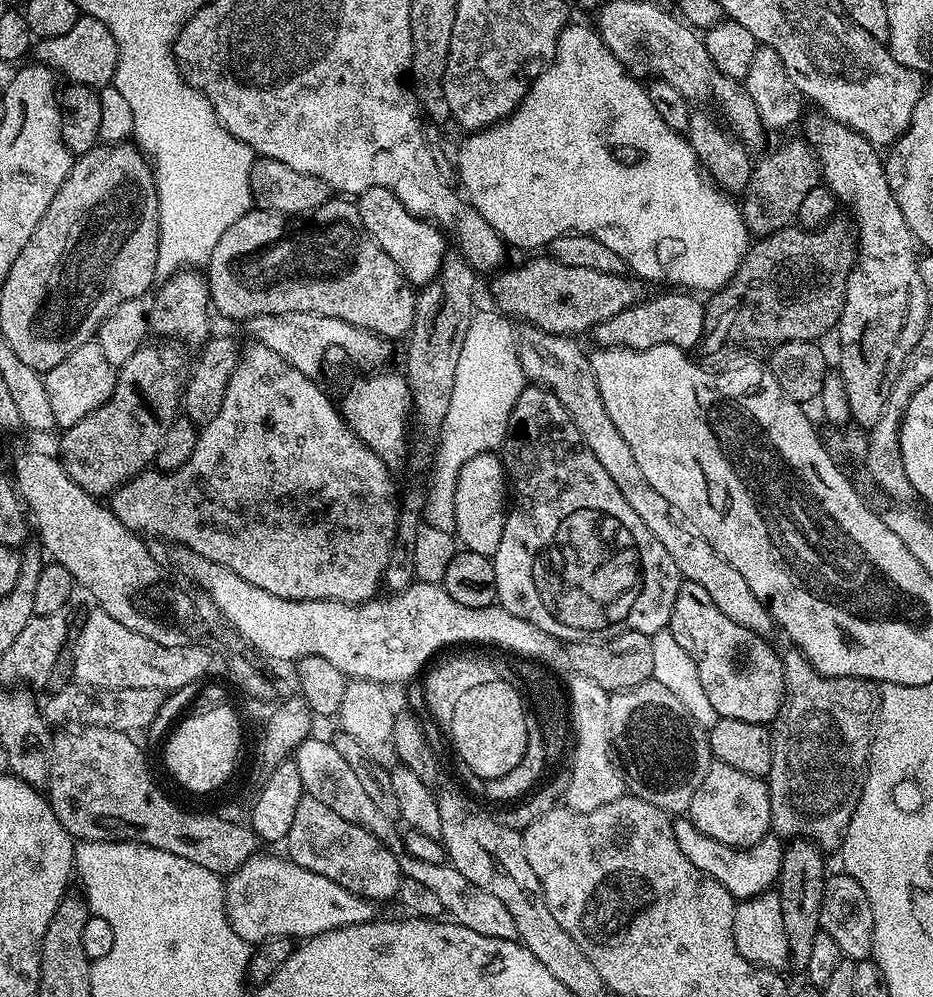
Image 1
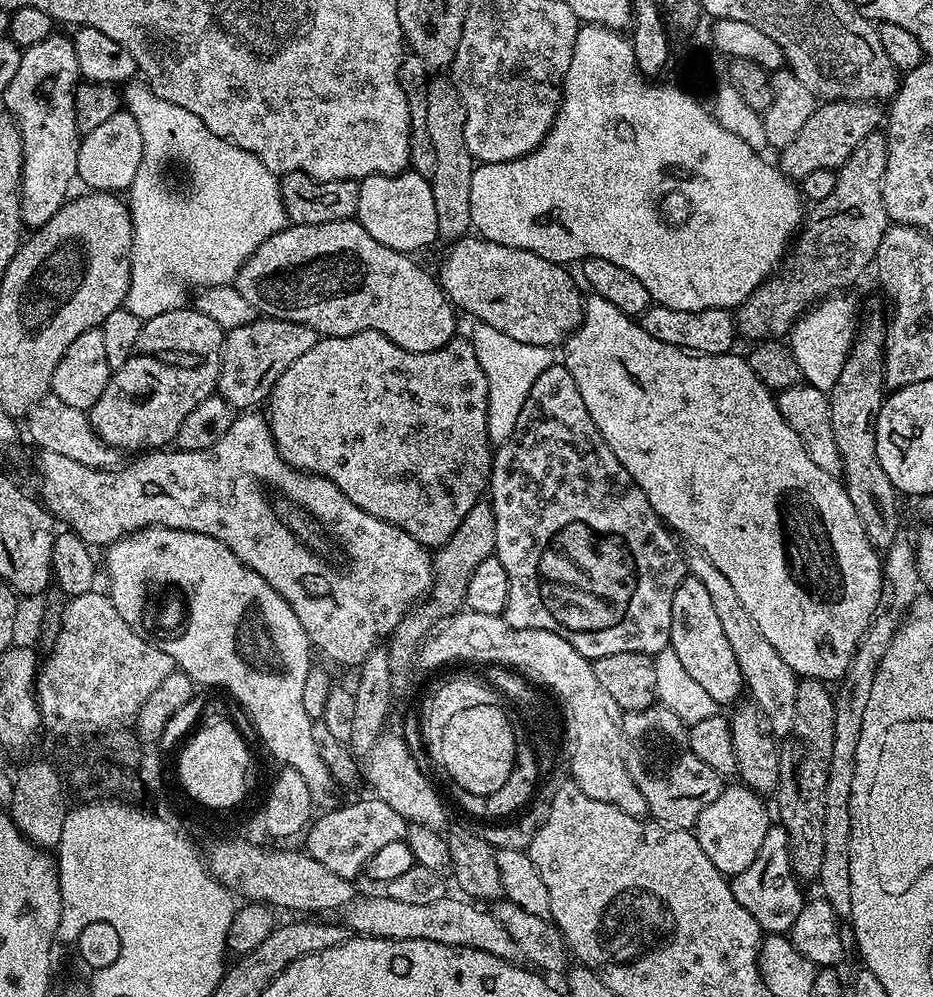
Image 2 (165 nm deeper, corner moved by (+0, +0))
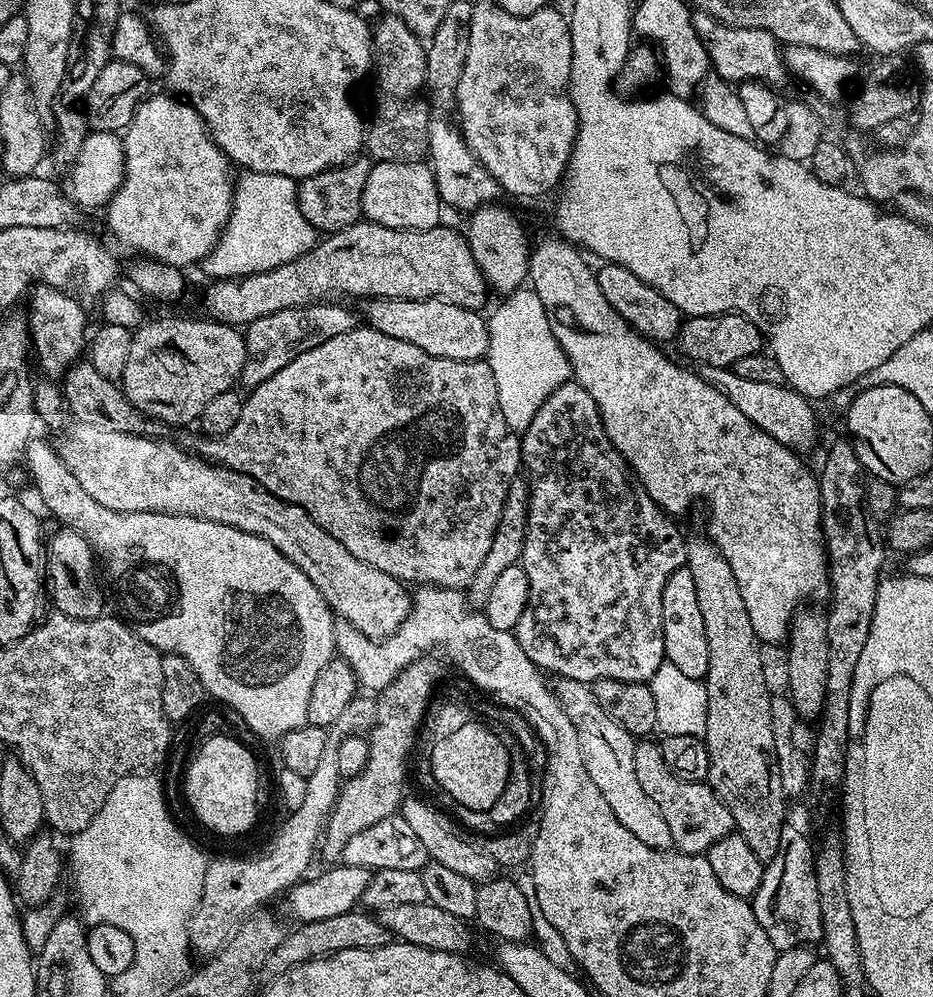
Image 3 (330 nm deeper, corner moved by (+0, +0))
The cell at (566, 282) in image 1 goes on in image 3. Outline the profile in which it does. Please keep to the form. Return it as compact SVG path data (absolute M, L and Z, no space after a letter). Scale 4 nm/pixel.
M361 219L355 224L346 226L342 230L325 235L317 244L314 245L309 252L302 254L297 260L286 262L282 266L278 266L274 270L266 270L258 274L250 274L249 276L241 276L235 280L216 280L204 292L204 308L209 317L220 321L222 324L230 324L233 326L247 326L253 324L258 318L262 318L271 312L278 310L286 310L287 308L302 308L313 302L323 301L331 292L341 292L344 296L364 296L363 298L379 298L382 300L448 300L454 306L462 306L463 308L471 308L473 310L483 309L483 304L487 302L490 289L488 281L485 280L482 270L478 266L478 262L474 262L474 254L470 252L468 245L468 237L463 231L455 232L452 228L444 228L445 226L437 226L427 228L426 230L398 230L390 226L382 226L381 224L373 224L370 220Z

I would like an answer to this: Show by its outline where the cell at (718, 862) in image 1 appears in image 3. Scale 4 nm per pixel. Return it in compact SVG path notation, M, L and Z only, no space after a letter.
M792 822L785 823L778 838L774 858L764 865L762 882L750 898L754 918L766 930L766 938L776 947L777 953L791 948L815 945L822 937L822 909L818 907L818 878L814 844L804 832L799 832Z

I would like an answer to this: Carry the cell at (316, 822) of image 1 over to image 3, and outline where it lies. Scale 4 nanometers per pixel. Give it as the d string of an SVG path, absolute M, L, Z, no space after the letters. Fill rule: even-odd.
M403 815L387 816L380 822L374 822L372 826L366 826L364 830L358 830L358 834L354 834L350 842L346 842L346 850L342 850L340 860L350 866L362 866L369 870L385 868L419 872L428 903L454 914L454 918L471 921L475 917L477 881L457 874L455 870L449 870L448 867L442 866L442 862L429 860L426 846L418 842L414 829L404 821ZM423 864L426 865L425 868L422 867Z

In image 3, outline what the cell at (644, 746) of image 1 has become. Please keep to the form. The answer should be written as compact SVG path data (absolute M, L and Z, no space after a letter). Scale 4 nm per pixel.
M641 739L632 752L632 761L638 786L642 786L646 798L650 798L654 806L658 806L658 814L662 814L662 818L666 818L666 826L670 826L670 838L675 851L699 856L707 853L714 842L733 833L732 815L730 810L726 810L718 794L714 794L714 790L706 782L686 782L675 776L670 766L662 762L662 750L655 739Z

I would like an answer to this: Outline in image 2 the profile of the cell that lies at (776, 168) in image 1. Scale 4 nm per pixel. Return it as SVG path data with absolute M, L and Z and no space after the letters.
M867 100L823 101L799 130L789 146L779 151L778 167L789 179L799 182L811 171L839 169L853 153L855 146L879 129L884 114L877 103Z

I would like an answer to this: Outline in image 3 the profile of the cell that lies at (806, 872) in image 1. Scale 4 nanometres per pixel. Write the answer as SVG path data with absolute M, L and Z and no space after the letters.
M804 606L792 616L792 627L786 638L788 644L788 689L786 695L791 700L797 717L801 721L815 721L819 717L826 698L826 670L828 669L828 643L826 642L826 622L828 613L820 606Z

